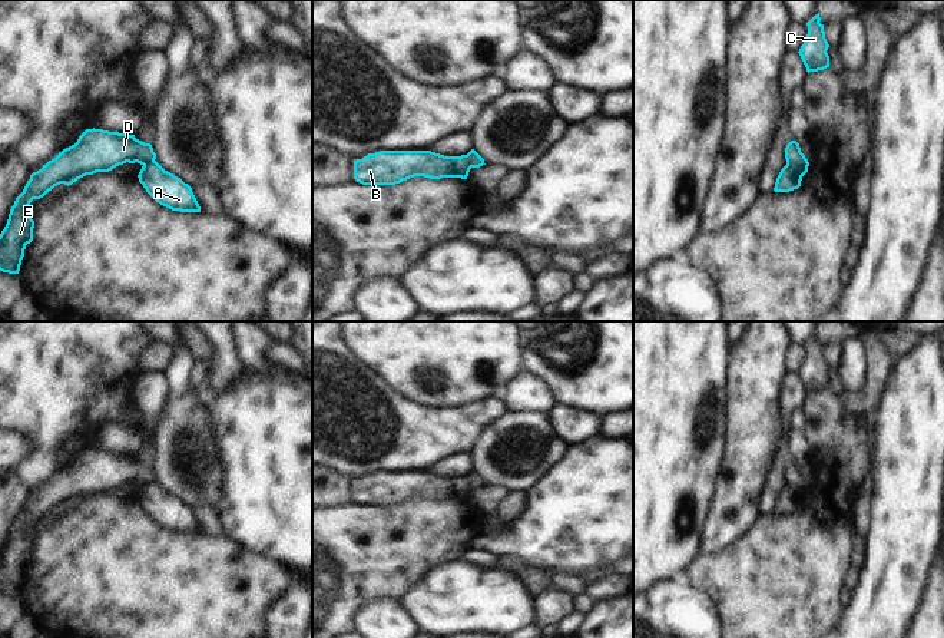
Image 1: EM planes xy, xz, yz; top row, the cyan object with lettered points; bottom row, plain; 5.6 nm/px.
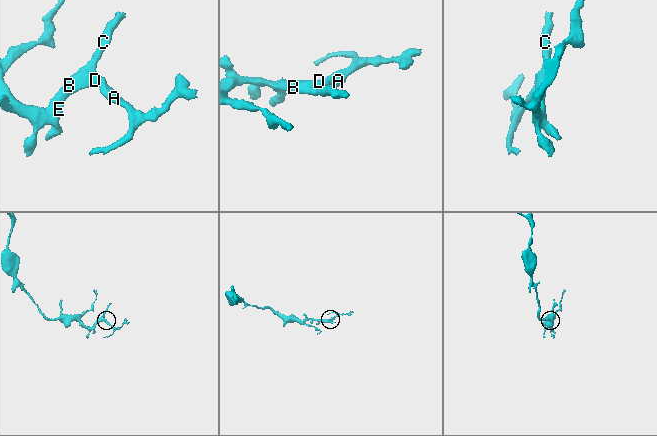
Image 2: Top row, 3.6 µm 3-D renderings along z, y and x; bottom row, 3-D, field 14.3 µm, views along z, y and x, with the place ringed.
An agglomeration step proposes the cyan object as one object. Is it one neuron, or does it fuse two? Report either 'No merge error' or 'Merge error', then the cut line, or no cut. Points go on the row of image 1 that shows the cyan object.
Merge error. Split along yz (787, 162), (807, 169)

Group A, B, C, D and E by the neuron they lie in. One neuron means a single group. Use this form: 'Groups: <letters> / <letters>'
Groups: A / B C D E

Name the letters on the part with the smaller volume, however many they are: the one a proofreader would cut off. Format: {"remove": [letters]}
{"remove": ["A"]}

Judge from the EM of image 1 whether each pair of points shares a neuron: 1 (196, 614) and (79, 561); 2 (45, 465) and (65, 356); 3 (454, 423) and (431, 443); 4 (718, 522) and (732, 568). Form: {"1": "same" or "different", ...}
{"1": "same", "2": "same", "3": "same", "4": "different"}

